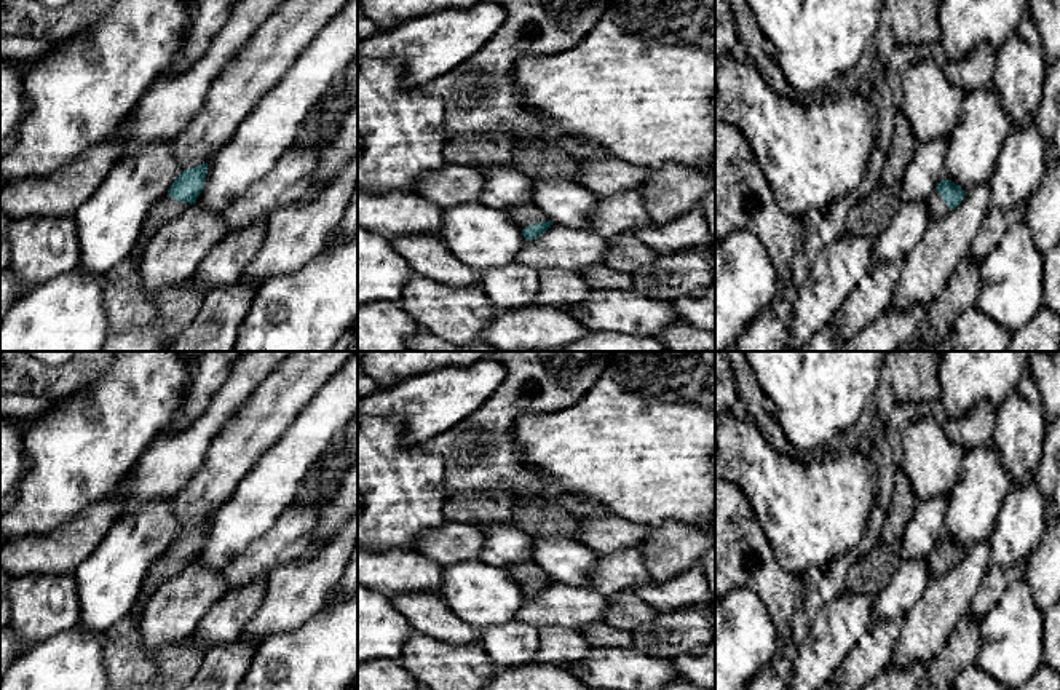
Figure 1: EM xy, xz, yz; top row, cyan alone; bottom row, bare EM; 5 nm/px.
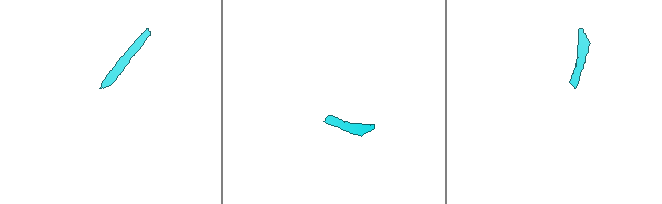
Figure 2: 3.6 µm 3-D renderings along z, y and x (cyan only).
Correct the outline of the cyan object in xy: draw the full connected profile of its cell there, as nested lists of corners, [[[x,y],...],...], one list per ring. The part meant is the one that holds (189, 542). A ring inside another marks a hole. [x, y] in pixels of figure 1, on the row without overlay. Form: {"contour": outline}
{"contour": [[[208,521],[185,527],[179,532],[168,551],[160,556],[144,578],[136,604],[144,607],[152,593],[168,578],[182,572],[192,561],[196,561],[203,548]]]}

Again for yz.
{"contour": [[[942,537],[935,548],[928,554],[931,578],[942,577],[950,567],[955,567],[964,556],[964,548],[951,538]]]}

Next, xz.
{"contour": [[[535,562],[509,565],[506,567],[506,570],[511,578],[522,586],[522,593],[525,597],[536,597],[554,581]]]}

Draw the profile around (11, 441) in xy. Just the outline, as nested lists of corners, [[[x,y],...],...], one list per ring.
[[[0,418],[0,514],[14,503],[24,471],[24,434],[13,420]]]

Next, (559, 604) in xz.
[[[552,581],[536,597],[527,597],[516,613],[525,626],[560,626],[581,629],[605,623],[607,597],[592,588],[575,588]]]

